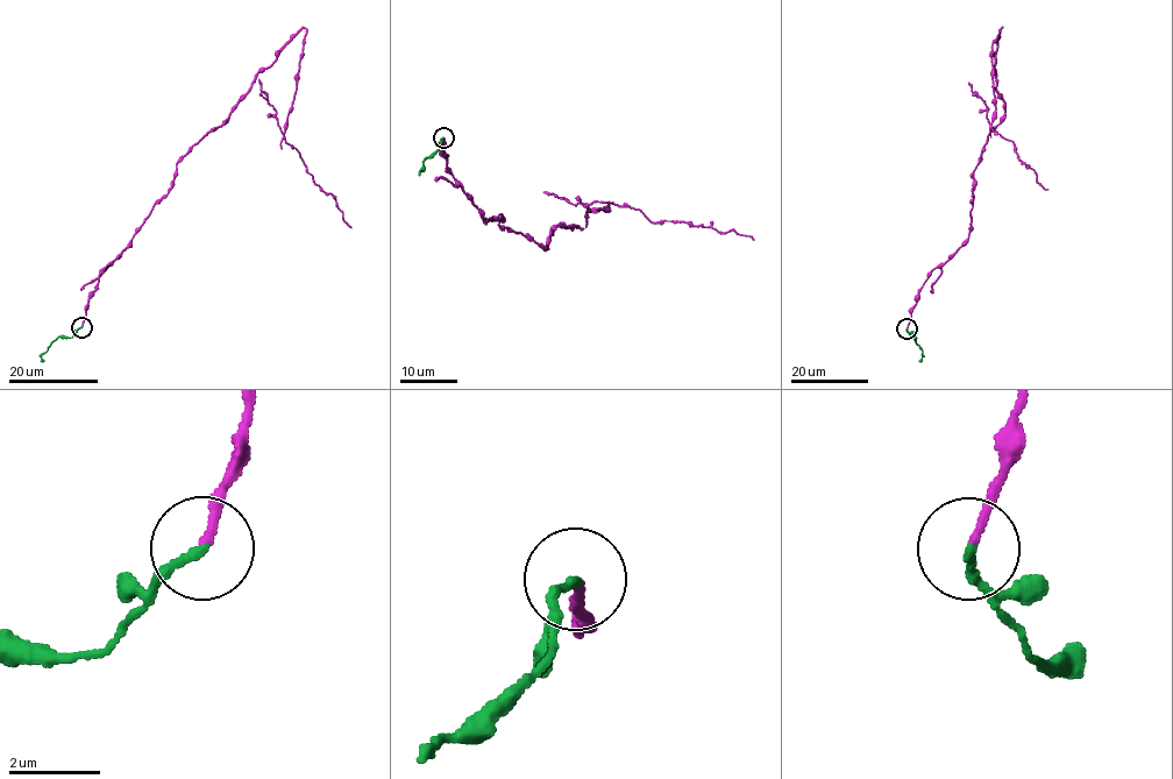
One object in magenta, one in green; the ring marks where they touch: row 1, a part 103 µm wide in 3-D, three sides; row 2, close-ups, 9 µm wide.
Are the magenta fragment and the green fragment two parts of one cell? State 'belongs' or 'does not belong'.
does not belong

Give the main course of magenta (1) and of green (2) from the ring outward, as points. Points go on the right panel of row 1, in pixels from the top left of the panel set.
1: (907, 328), (929, 274), (968, 238), (974, 168), (1004, 114), (1002, 27), (992, 128), (1047, 190)
2: (907, 328), (922, 351), (921, 362)

